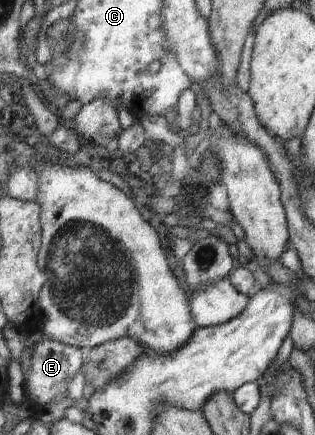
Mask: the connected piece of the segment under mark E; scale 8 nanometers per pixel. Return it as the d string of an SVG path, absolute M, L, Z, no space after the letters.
M49 339L36 346L31 356L30 372L27 374L26 379L27 393L32 402L48 406L52 402L58 402L58 400L66 398L68 396L68 386L70 386L72 378L76 376L76 372L80 370L80 366L84 362L81 349L68 346L63 342Z

